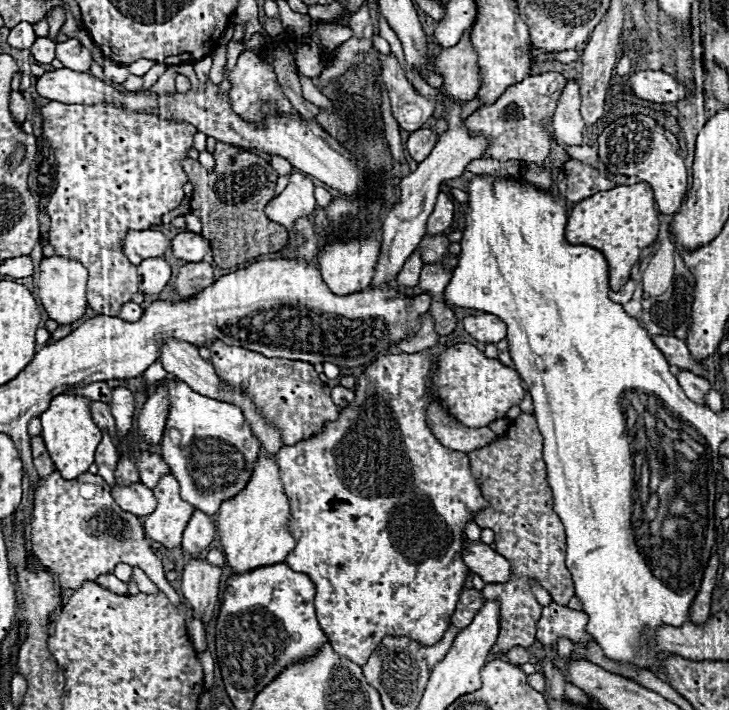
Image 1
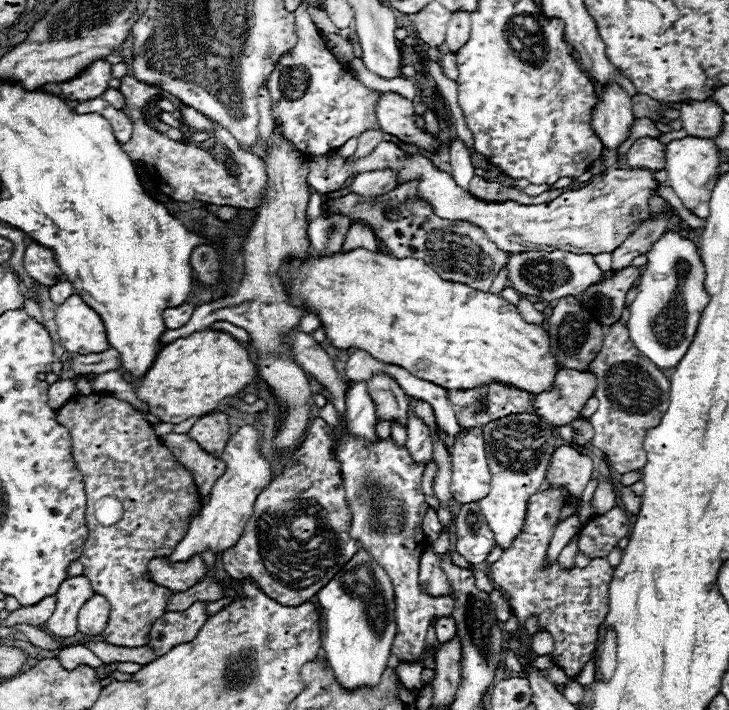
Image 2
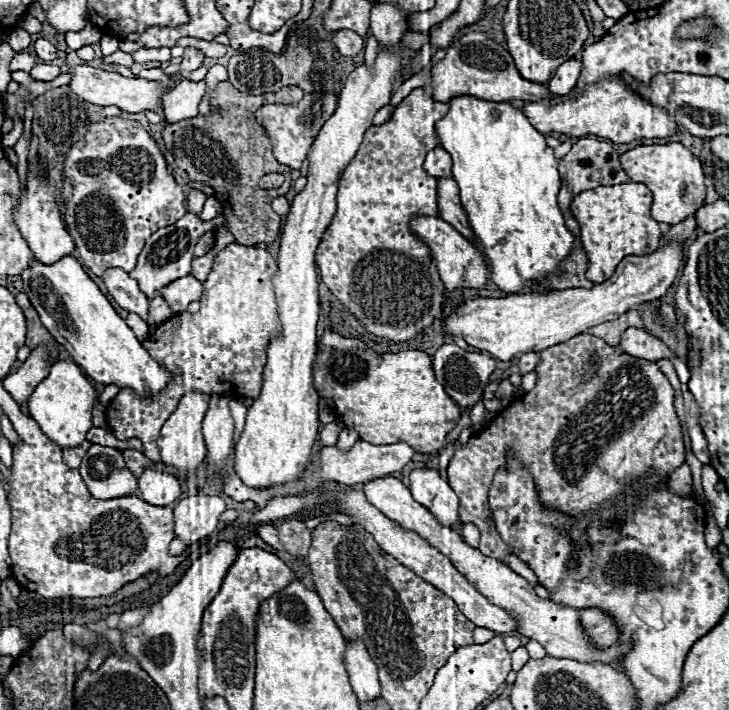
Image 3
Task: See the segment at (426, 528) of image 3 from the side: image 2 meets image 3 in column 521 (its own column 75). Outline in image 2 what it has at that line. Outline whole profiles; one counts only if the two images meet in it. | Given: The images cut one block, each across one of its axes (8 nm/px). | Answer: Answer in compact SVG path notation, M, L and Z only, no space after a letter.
M86 576L66 578L56 592L56 610L48 618L46 628L50 634L60 638L70 638L78 632L78 610L94 594Z

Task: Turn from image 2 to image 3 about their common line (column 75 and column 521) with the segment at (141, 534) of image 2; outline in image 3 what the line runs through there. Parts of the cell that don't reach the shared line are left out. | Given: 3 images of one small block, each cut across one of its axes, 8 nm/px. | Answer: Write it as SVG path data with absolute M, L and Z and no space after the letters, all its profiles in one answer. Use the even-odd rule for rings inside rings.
M578 334L562 344L542 350L540 354L542 362L536 368L536 372L540 374L536 388L526 392L524 396L518 396L480 434L472 434L466 446L460 446L456 440L456 454L448 464L448 482L460 498L460 522L478 526L482 534L478 550L484 556L496 560L504 560L504 556L512 554L512 550L502 542L498 532L492 532L488 528L488 520L492 518L488 488L492 484L494 472L504 466L508 450L514 450L518 460L532 472L538 496L544 506L580 518L580 522L572 530L574 538L580 538L588 528L588 522L592 520L590 510L602 508L596 516L602 522L612 520L616 512L610 504L612 496L622 494L626 484L638 484L634 478L646 478L646 482L652 482L648 474L662 478L684 464L680 422L674 412L674 388L654 362L638 360L628 354L616 354L616 350L604 340L588 334ZM592 354L598 358L598 370L586 382L586 370Z

